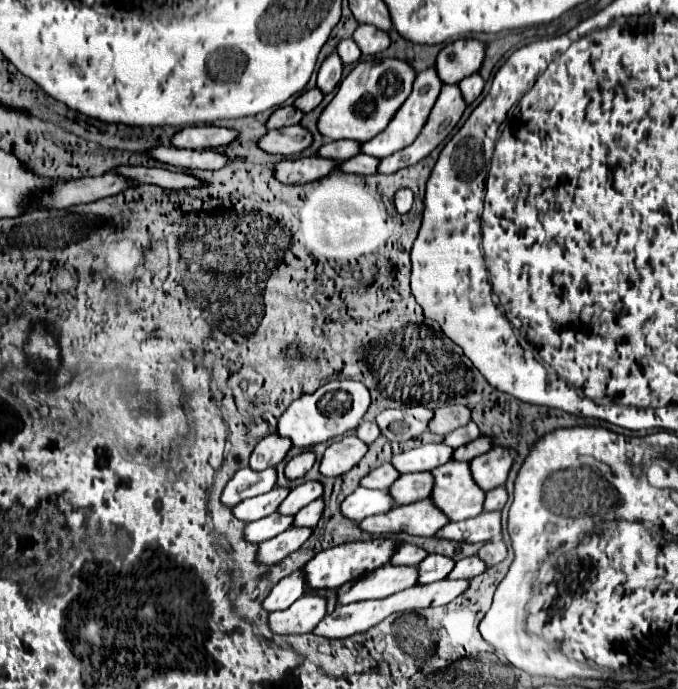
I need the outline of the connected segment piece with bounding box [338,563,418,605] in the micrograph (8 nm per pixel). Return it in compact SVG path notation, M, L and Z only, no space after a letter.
M384 565L350 581L338 589L340 605L356 603L364 599L384 599L418 583L418 567L408 565Z

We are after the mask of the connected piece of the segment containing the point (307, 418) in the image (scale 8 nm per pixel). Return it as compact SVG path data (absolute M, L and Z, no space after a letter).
M354 379L330 381L316 389L312 395L302 395L288 405L278 421L278 433L290 437L294 447L312 447L316 443L340 437L358 427L370 407L370 391Z

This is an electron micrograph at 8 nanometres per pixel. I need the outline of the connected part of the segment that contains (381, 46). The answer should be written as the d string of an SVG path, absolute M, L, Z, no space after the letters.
M358 25L354 31L354 41L360 45L364 55L376 55L388 49L390 37L386 31L376 29L374 25Z

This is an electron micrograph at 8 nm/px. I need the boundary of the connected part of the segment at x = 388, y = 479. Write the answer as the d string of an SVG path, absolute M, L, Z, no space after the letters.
M386 463L378 469L374 469L372 473L368 473L360 485L362 487L368 487L368 489L390 489L392 483L400 477L400 471L392 465L392 463Z

